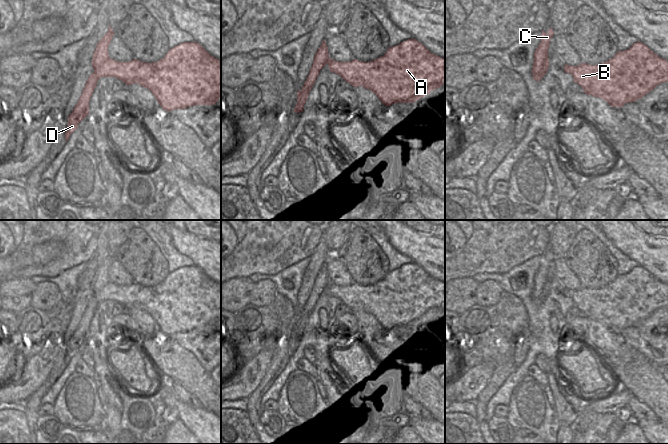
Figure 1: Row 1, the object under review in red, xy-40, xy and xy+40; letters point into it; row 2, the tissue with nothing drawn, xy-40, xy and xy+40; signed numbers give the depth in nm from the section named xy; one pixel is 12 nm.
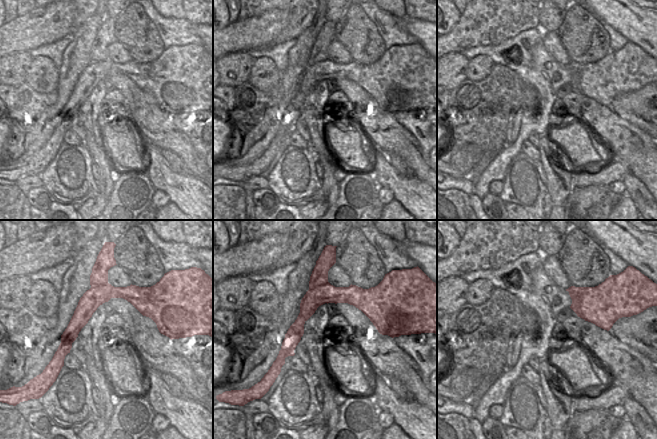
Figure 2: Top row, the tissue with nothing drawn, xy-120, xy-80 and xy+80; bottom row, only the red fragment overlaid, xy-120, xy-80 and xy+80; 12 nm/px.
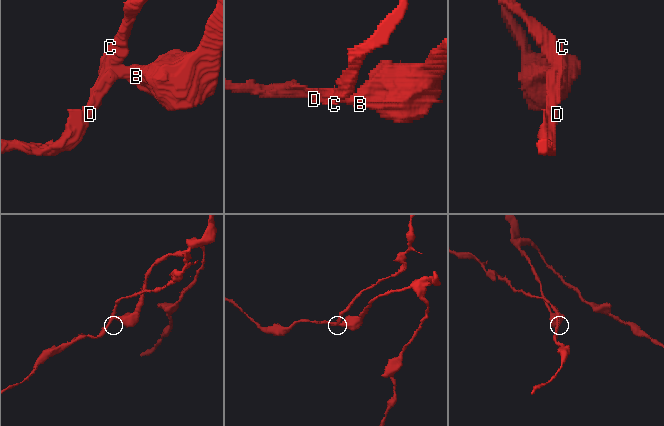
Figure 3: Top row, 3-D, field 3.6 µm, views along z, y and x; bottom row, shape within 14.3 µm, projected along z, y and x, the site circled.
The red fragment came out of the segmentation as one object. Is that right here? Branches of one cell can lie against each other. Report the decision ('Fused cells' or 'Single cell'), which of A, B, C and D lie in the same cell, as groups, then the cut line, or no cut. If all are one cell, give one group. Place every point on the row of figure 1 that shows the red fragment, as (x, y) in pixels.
Fused cells. Groups: A B D / C. Split along xy-40 (109, 57), (94, 70)

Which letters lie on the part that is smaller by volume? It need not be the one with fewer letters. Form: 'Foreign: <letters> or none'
Foreign: C

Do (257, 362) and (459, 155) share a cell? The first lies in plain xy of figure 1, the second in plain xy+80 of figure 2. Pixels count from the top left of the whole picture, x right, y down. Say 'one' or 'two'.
one

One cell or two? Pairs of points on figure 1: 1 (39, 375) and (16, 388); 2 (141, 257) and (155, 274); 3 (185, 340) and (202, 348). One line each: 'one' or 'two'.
1: one
2: one
3: one

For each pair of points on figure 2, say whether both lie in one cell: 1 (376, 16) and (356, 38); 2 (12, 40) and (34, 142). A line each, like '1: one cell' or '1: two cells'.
1: two cells
2: two cells

